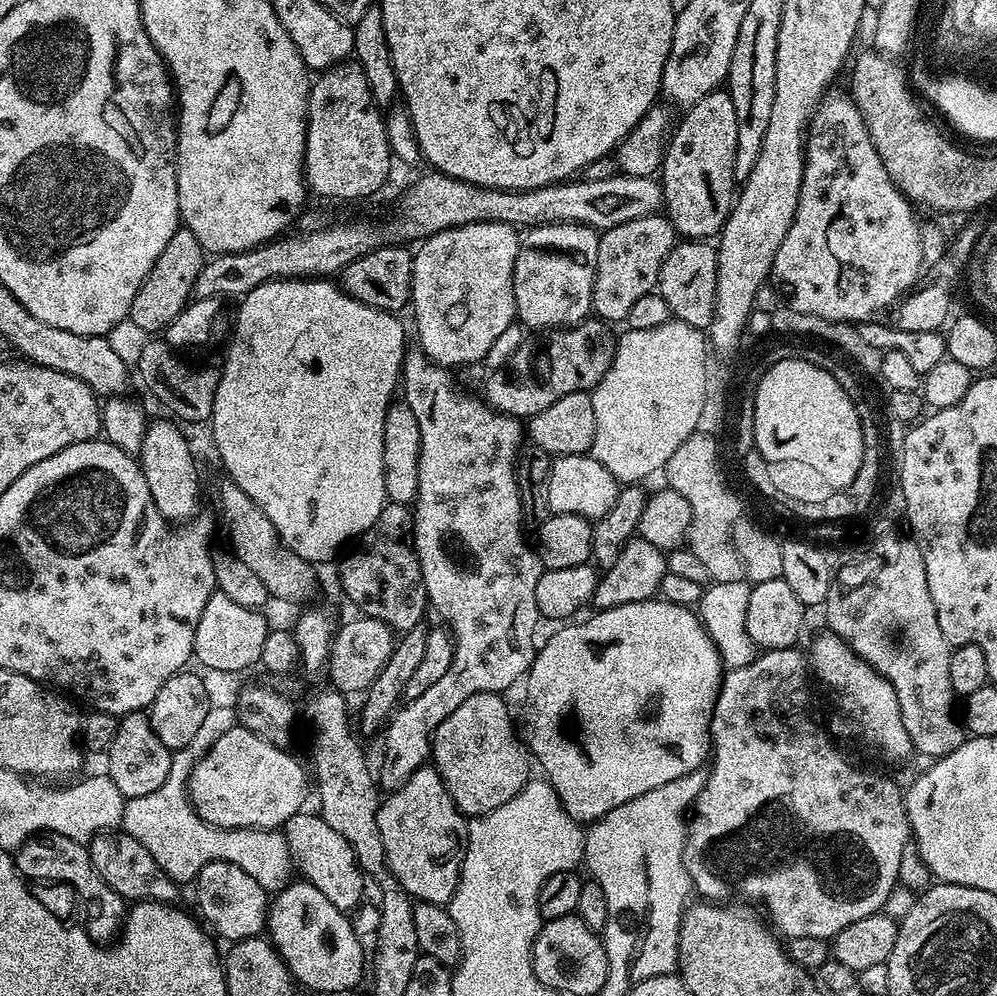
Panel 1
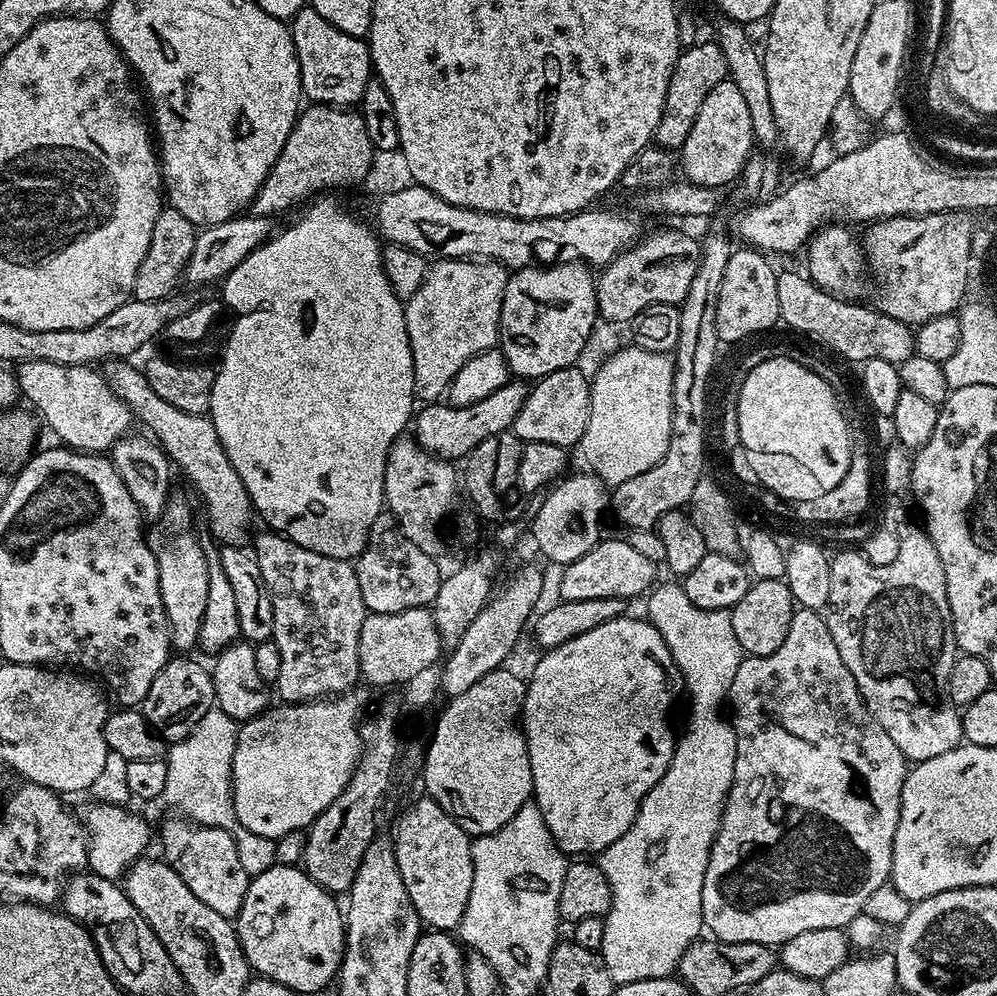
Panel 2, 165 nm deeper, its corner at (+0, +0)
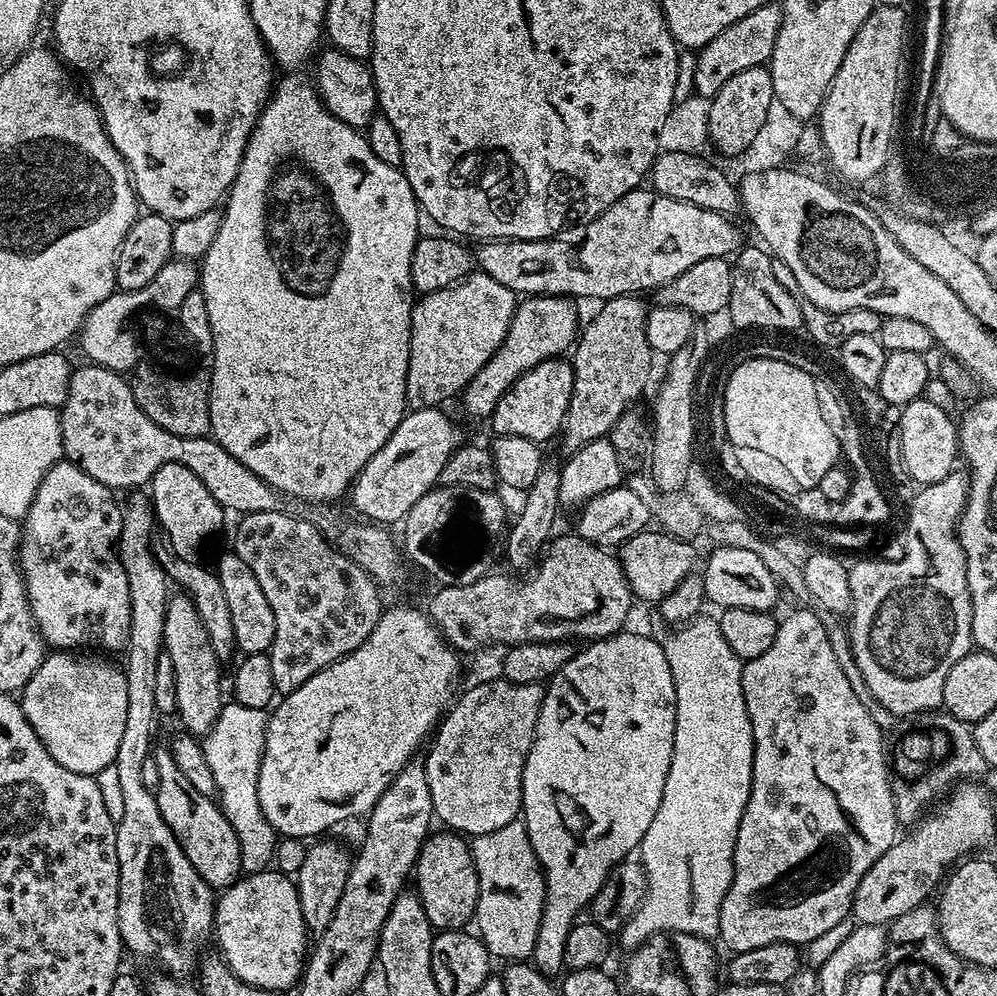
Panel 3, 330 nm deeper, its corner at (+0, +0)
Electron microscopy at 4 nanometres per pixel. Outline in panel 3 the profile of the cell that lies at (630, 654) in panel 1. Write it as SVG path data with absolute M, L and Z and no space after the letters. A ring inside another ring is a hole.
M621 630L615 636L607 636L604 640L593 640L581 652L577 651L557 670L555 676L547 681L544 688L544 701L538 714L538 726L534 734L534 742L530 746L530 754L526 758L526 766L522 774L522 819L524 829L530 838L530 846L540 863L540 871L544 874L546 899L542 918L538 926L538 938L534 942L534 950L530 957L531 963L543 976L556 978L564 968L564 951L566 950L566 934L570 934L572 925L577 923L580 911L587 909L592 899L602 890L610 870L616 864L629 859L639 849L646 830L650 830L650 822L654 822L654 814L658 814L658 806L662 802L662 790L666 786L666 774L670 774L670 762L674 754L674 734L676 733L676 695L674 694L674 678L670 674L670 662L666 662L664 645L659 639L651 640L648 636L639 636L636 632Z

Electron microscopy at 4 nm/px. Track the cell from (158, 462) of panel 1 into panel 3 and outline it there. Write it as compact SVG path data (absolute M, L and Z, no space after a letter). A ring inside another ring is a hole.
M172 594L168 597L164 651L170 654L170 666L174 666L175 715L180 716L179 727L197 738L202 738L214 726L222 707L222 699L220 700L222 660L214 654L214 646L210 646L210 634L206 634L206 626L202 626L202 618L198 618L198 610L192 597L187 594L181 596Z

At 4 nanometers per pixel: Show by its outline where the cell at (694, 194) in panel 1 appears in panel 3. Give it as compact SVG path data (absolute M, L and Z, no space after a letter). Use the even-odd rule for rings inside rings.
M767 67L751 68L742 70L742 74L734 74L734 78L730 78L730 82L726 82L726 86L722 86L722 90L718 90L718 94L711 97L708 128L711 145L714 144L715 148L720 153L728 155L728 158L742 155L762 128L770 104L774 100L774 82L770 78Z

